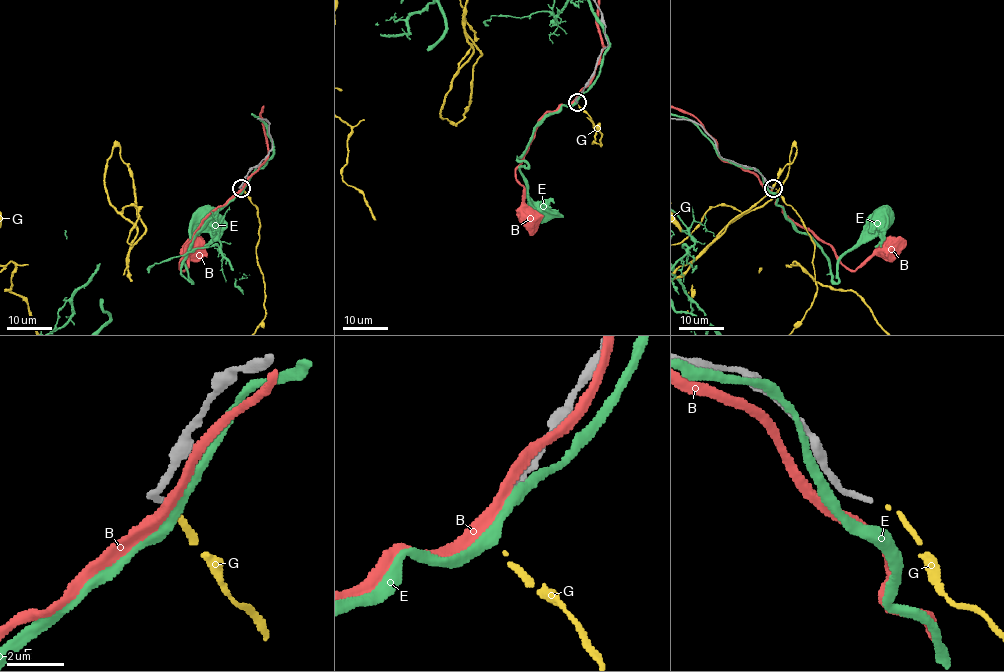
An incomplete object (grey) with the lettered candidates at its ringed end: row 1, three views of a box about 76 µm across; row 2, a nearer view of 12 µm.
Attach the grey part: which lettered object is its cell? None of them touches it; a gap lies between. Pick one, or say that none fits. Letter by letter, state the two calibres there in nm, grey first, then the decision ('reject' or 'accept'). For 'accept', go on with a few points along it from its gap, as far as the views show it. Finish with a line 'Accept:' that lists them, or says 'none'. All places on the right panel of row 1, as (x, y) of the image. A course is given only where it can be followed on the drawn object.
B: 220 nm thick on the grey side, 400 nm on the other; reject
E: 220 nm thick on the grey side, 400 nm on the other; reject
G: 220 nm thick on the grey side, 100 nm on the other; accept
Accept: G

